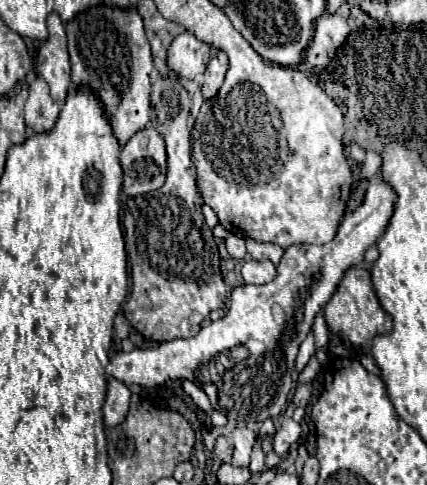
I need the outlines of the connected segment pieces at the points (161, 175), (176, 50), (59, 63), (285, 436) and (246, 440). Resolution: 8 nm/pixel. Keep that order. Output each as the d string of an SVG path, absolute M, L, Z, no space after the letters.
M152 128L138 130L122 148L124 194L140 196L158 190L166 180L166 144Z
M192 32L180 34L168 50L168 66L186 80L194 80L204 74L208 60L212 56L212 46L198 40Z
M50 14L46 20L48 40L40 46L36 56L36 70L48 82L50 96L56 102L64 102L70 88L70 60L66 50L64 23L58 14Z
M293 402L288 404L288 408L283 415L282 422L280 422L280 432L274 434L274 452L278 456L286 456L288 454L288 448L298 442L302 430L300 430L300 424L294 422L292 414L296 406Z
M236 426L228 432L228 438L234 444L232 466L248 466L248 458L250 458L252 446L256 442L256 434L246 426Z

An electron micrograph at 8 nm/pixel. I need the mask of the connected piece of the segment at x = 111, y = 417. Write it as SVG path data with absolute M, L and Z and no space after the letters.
M110 378L106 402L102 408L106 428L114 428L114 426L124 422L124 418L128 414L128 400L130 400L130 390L122 382Z

